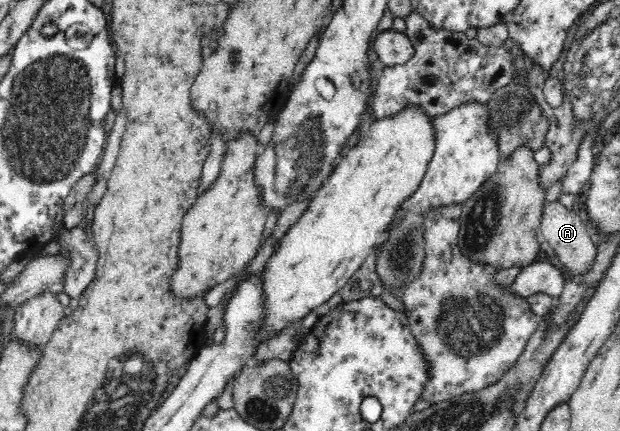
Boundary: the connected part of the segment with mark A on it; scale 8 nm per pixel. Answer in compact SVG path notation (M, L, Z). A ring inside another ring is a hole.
M558 200L544 204L542 220L540 221L541 235L547 245L555 251L561 272L566 275L584 275L594 265L598 250L593 232L588 225L586 216L568 210Z

